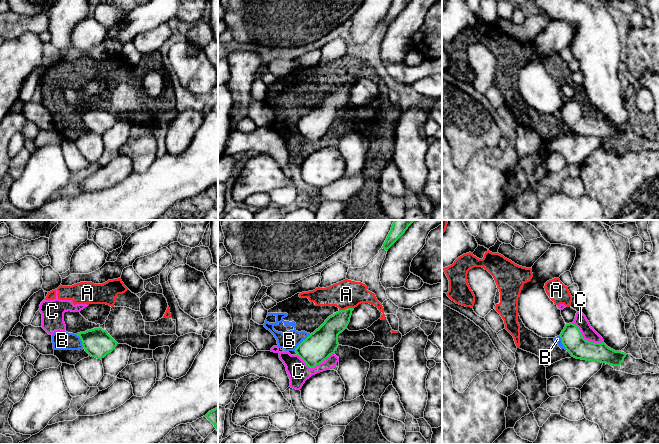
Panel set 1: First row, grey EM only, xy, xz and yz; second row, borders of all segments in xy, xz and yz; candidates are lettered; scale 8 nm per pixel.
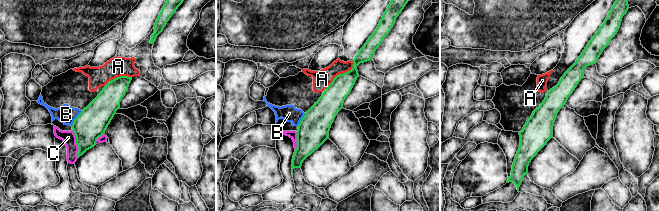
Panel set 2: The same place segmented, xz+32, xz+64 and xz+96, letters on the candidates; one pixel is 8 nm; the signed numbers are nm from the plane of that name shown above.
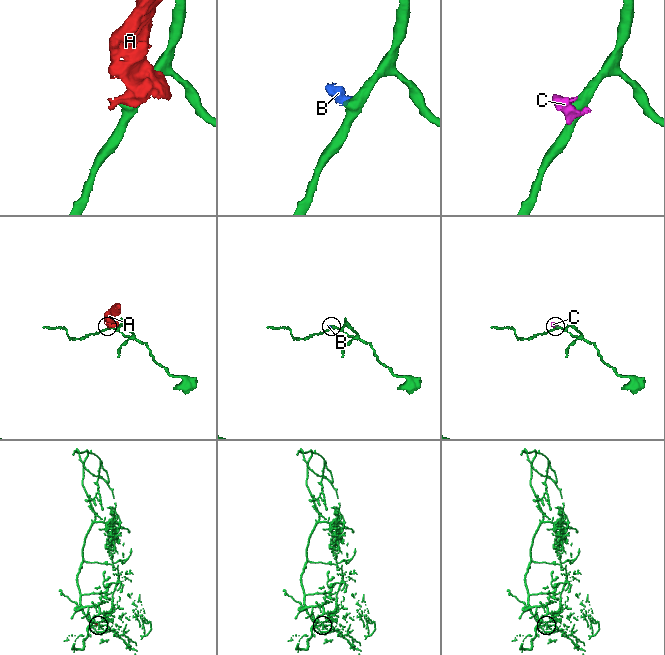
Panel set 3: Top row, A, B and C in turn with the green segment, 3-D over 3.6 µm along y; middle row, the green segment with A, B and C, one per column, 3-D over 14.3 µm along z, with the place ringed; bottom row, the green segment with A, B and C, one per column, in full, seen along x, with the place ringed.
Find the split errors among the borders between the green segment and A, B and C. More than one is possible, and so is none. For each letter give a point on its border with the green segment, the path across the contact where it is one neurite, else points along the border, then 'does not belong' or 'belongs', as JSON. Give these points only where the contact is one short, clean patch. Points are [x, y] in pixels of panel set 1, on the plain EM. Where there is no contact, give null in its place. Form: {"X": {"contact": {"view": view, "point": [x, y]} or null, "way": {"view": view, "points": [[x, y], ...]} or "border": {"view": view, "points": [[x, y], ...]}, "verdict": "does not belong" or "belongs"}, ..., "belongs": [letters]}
{"A": {"contact": {"view": "xz", "point": [347, 84]}, "border": {"view": "xz", "points": [[353, 83], [339, 86]]}, "verdict": "does not belong"}, "B": {"contact": {"view": "xz", "point": [301, 118]}, "border": {"view": "xz", "points": [[310, 110], [294, 126]]}, "verdict": "does not belong"}, "C": {"contact": {"view": "xz", "point": [315, 142]}, "border": {"view": "xz", "points": [[333, 129], [311, 144], [297, 131]]}, "verdict": "does not belong"}, "belongs": []}

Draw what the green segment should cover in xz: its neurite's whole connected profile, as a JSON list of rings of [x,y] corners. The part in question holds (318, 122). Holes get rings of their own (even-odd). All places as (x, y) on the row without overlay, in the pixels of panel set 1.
[[[354,84],[339,86],[303,116],[295,125],[309,144],[314,144],[337,126],[338,111],[348,102]]]

